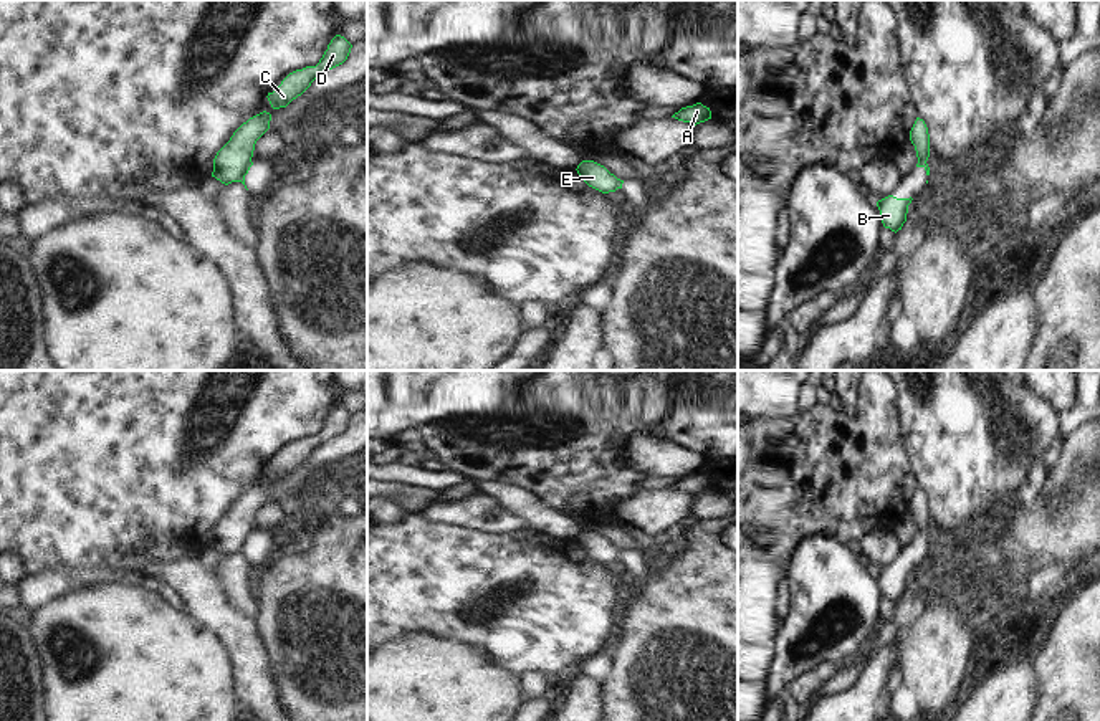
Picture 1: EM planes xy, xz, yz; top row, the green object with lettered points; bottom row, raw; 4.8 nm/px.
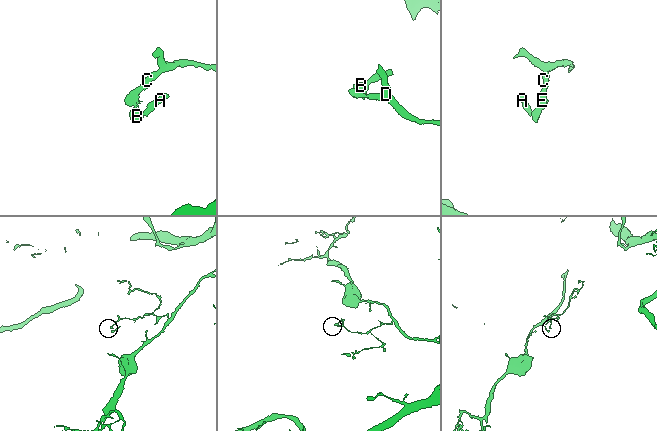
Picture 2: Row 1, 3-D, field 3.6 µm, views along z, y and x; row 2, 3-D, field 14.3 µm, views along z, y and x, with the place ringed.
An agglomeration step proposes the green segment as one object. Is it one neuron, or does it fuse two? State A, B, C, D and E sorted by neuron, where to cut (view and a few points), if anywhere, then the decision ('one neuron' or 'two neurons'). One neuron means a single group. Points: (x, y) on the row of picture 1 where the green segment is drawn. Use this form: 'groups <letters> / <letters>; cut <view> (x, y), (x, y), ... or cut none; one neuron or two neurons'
groups A B / C D E; cut xy (250, 161), (237, 181); two neurons

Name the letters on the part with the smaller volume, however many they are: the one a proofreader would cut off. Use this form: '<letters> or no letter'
A, B

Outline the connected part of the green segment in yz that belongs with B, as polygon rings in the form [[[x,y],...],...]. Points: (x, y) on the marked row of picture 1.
[[[888,195],[877,202],[877,207],[880,210],[880,220],[885,228],[890,228],[892,232],[902,230],[903,223],[906,222],[908,205],[911,203],[910,198],[897,198],[893,195]]]

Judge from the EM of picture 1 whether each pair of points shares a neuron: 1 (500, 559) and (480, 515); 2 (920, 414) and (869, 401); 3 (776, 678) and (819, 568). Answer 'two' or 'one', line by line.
1: two
2: two
3: one

